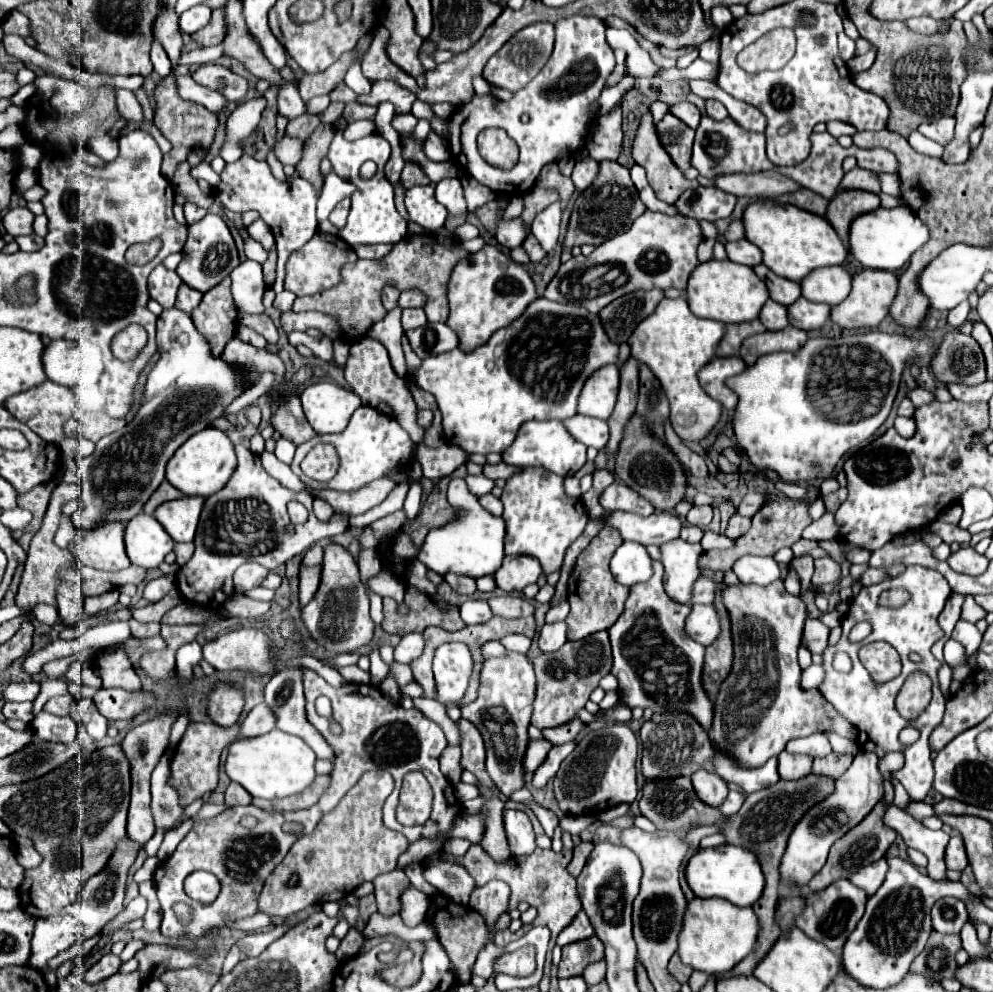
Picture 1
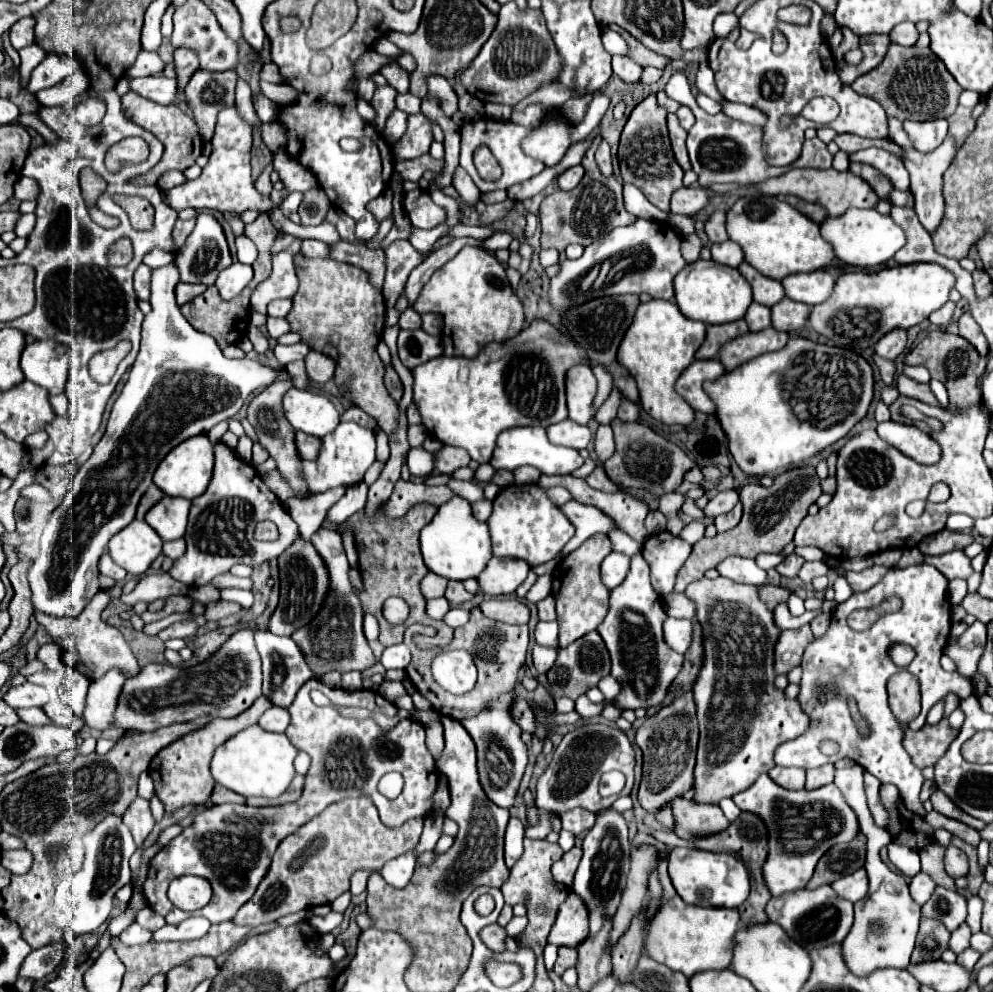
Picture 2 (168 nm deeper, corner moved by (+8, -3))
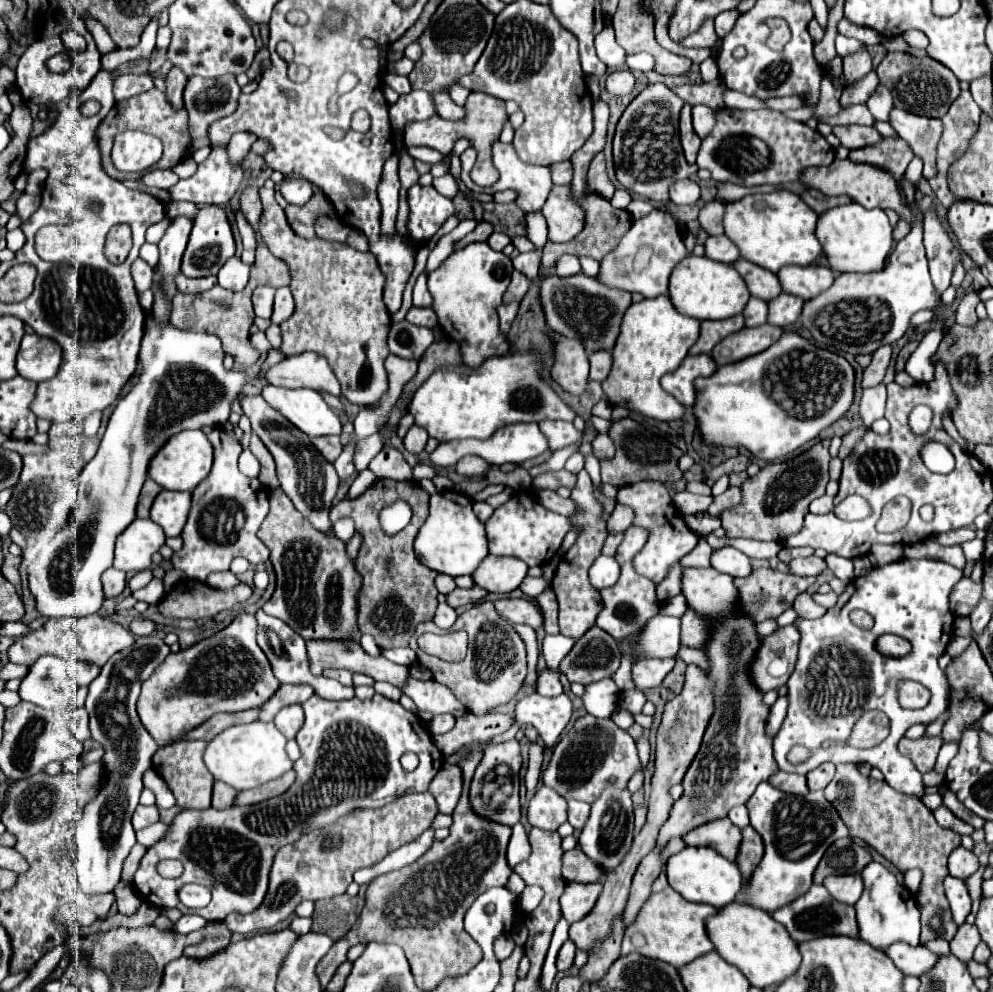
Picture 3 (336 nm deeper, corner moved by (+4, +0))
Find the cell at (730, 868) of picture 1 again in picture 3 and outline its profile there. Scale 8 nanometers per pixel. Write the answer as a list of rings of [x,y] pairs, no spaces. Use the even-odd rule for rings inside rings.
[[[687,846],[679,854],[673,854],[667,858],[665,874],[667,874],[669,886],[675,892],[679,892],[685,900],[711,904],[715,908],[731,904],[743,886],[743,876],[739,872],[737,864],[719,856],[713,848],[691,848],[691,846]]]

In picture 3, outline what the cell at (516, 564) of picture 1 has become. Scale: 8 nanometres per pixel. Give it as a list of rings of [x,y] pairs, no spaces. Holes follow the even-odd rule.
[[[489,554],[473,572],[473,582],[487,592],[513,592],[527,576],[527,564],[519,558]]]

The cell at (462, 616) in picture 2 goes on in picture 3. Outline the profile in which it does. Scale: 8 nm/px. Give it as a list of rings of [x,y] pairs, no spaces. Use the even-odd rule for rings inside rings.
[[[441,602],[441,604],[437,606],[437,612],[435,612],[433,622],[435,622],[439,628],[451,628],[455,620],[457,620],[457,612],[455,612],[449,604]]]

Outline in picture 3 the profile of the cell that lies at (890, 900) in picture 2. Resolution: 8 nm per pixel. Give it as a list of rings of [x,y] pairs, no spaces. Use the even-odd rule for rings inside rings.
[[[879,862],[867,864],[861,870],[861,878],[863,878],[865,890],[855,904],[857,922],[859,922],[859,938],[879,950],[887,948],[887,944],[893,944],[897,940],[917,946],[921,924],[919,924],[919,910],[915,904],[915,896],[907,892],[907,888],[901,886],[897,878]]]

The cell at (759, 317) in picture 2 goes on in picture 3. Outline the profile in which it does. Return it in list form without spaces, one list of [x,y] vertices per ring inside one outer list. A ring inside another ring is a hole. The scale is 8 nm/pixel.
[[[749,298],[747,306],[743,308],[745,326],[761,326],[767,322],[767,302],[759,298]]]

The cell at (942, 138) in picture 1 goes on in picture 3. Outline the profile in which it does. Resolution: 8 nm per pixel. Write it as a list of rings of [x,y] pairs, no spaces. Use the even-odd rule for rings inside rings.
[[[893,108],[889,114],[889,124],[897,132],[899,138],[903,138],[917,156],[923,158],[925,168],[923,176],[929,180],[937,176],[937,166],[935,166],[935,148],[939,142],[939,136],[943,132],[943,124],[939,118],[927,118],[927,116],[917,116],[901,108]]]

